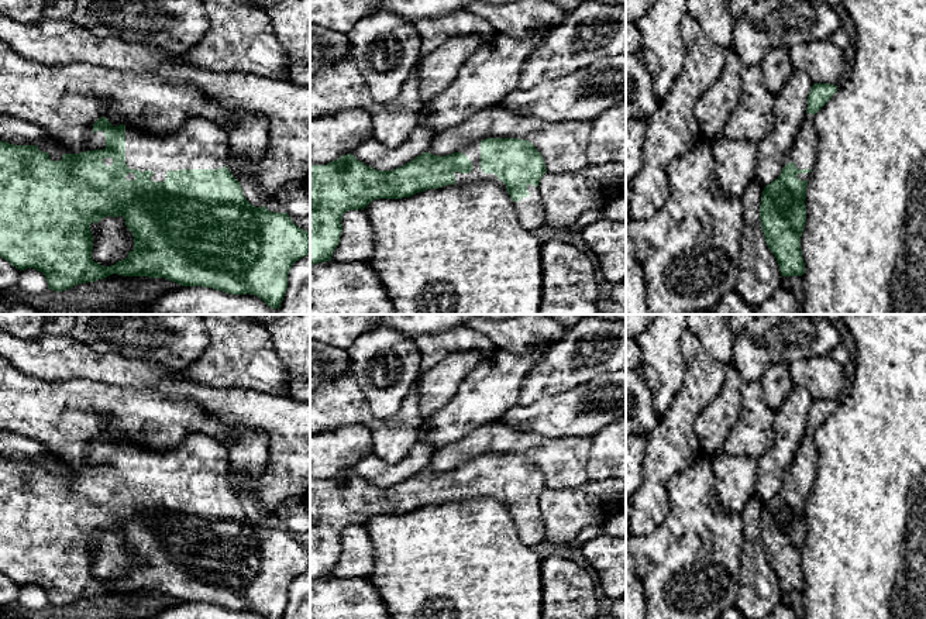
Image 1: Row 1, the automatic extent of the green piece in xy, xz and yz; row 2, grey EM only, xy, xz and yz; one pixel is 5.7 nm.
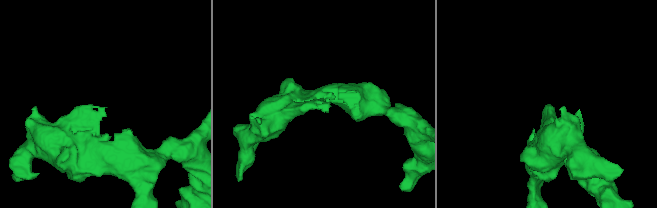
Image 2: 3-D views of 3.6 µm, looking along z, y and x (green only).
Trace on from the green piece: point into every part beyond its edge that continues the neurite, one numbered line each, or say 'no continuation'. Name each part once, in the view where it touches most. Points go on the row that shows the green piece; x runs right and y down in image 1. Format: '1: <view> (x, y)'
1: xy (199, 144)

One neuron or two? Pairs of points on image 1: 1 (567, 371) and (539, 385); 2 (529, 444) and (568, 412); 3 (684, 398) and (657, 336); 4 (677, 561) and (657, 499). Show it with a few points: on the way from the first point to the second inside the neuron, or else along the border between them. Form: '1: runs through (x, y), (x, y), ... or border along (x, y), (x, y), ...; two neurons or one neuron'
1: runs through (560, 371), (546, 378); one neuron
2: border along (508, 426), (544, 436), (572, 437); two neurons
3: border along (682, 356), (684, 385), (661, 416); two neurons
4: border along (667, 487), (664, 519), (640, 536); two neurons

